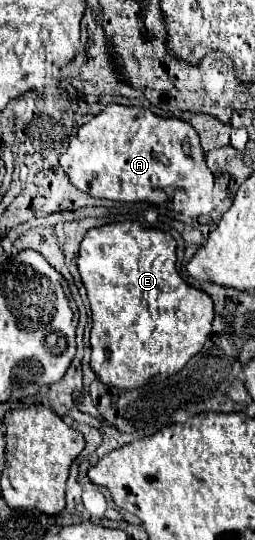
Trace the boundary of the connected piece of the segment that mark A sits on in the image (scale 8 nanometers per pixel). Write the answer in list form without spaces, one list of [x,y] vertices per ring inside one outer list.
[[[107,105],[97,117],[79,127],[59,163],[71,183],[91,197],[125,203],[143,201],[191,217],[211,215],[215,209],[215,177],[205,163],[195,127],[177,117],[159,117],[145,107]]]

